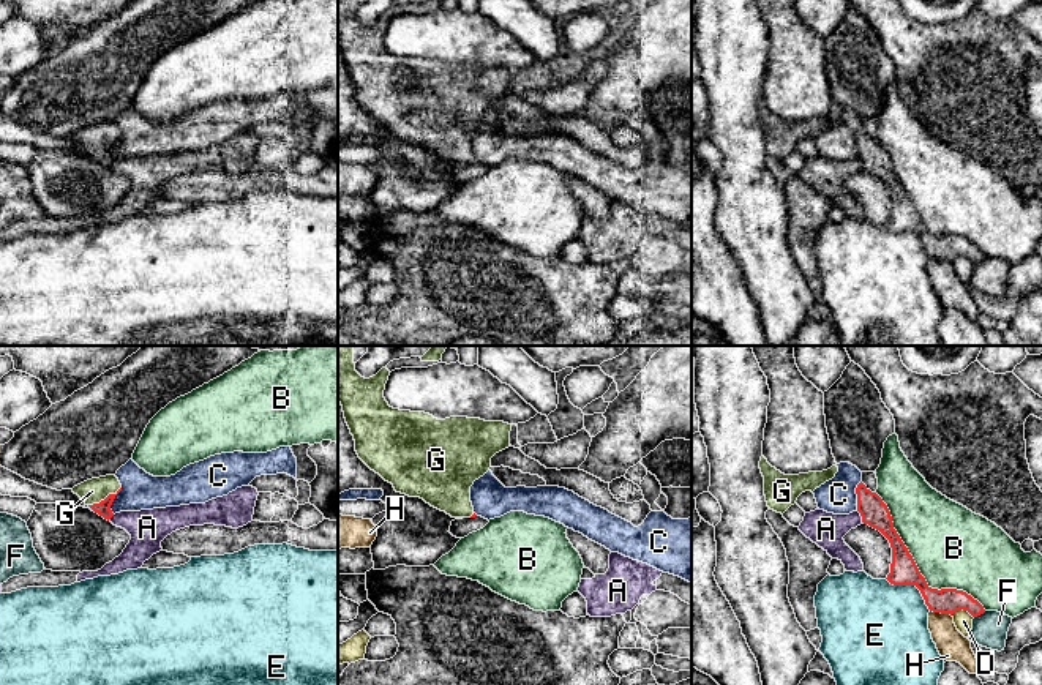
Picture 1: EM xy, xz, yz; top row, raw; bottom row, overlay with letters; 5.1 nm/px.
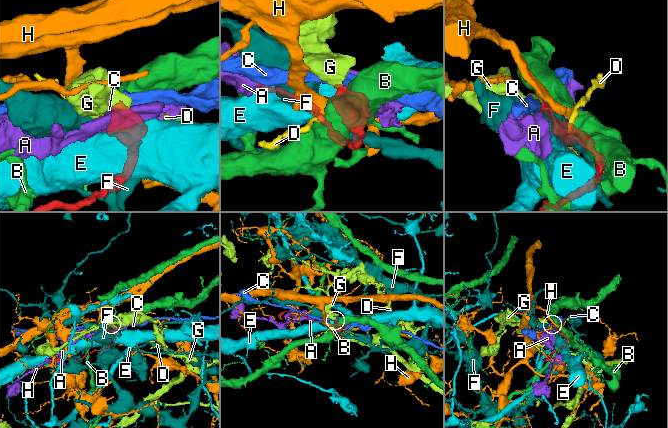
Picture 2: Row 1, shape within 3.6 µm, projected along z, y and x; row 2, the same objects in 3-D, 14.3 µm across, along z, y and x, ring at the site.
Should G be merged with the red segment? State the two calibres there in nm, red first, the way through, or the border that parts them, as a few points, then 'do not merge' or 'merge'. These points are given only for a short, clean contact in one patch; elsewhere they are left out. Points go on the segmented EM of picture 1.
80/130 nm | across xy (103, 509), (106, 497), (92, 491) | merge

